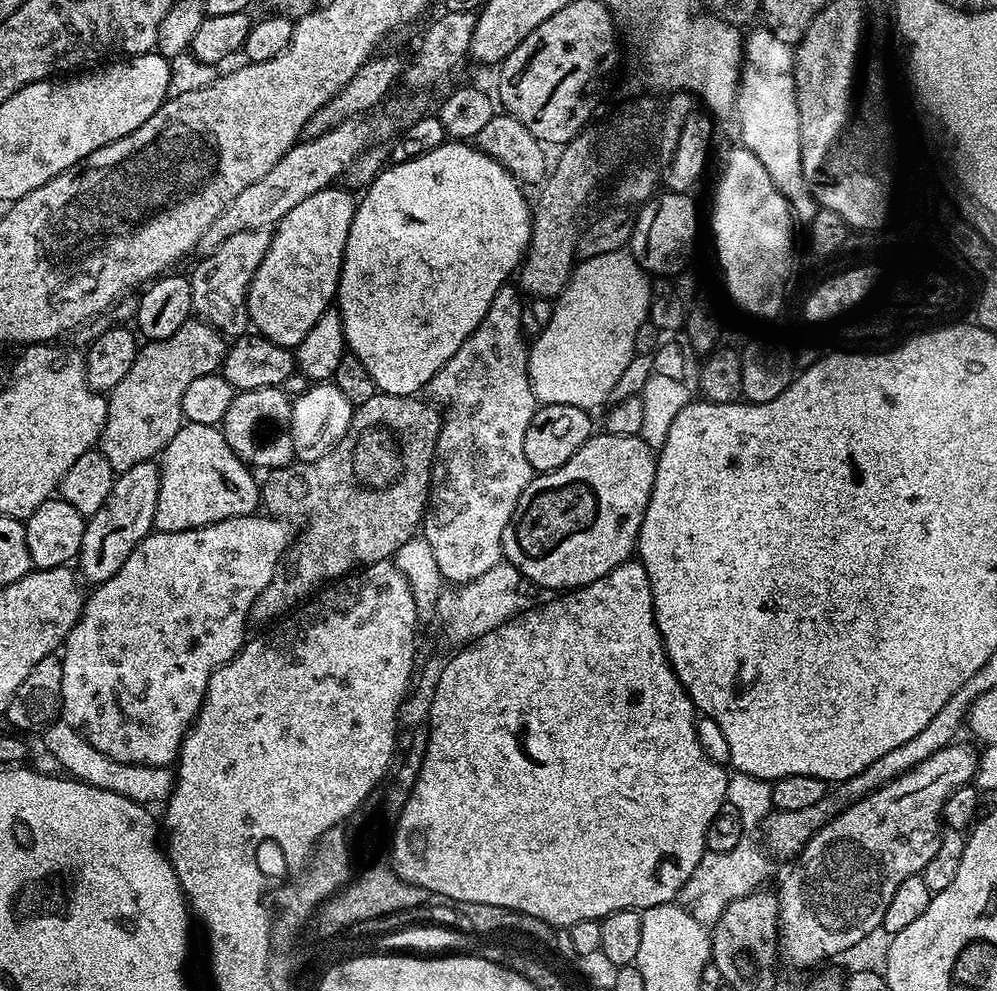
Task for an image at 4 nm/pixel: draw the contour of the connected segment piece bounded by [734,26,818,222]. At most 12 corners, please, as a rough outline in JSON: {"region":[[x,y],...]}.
{"region":[[744,36],[739,143],[797,221],[818,207],[802,174],[793,45]]}

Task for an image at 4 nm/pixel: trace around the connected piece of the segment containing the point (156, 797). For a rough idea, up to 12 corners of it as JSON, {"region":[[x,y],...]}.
{"region":[[63,718],[43,729],[48,752],[90,788],[163,805],[171,767],[127,764]]}

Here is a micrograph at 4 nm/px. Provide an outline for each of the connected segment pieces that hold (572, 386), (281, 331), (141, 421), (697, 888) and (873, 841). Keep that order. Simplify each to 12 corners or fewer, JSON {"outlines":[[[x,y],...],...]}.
{"outlines":[[[580,260],[528,349],[541,405],[595,410],[635,353],[650,280]],[[329,186],[275,225],[248,287],[293,350],[333,307],[357,197]],[[193,318],[149,340],[107,393],[98,451],[119,474],[159,457],[182,394],[221,371],[223,332]],[[741,842],[705,851],[683,907],[705,926],[771,874],[769,853]],[[947,744],[849,803],[778,887],[778,948],[816,964],[884,922],[977,753]]]}

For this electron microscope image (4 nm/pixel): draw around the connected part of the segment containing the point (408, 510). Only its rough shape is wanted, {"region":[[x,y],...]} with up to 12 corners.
{"region":[[377,391],[262,500],[301,520],[253,625],[392,560],[417,617],[446,581],[417,533],[442,416]]}

